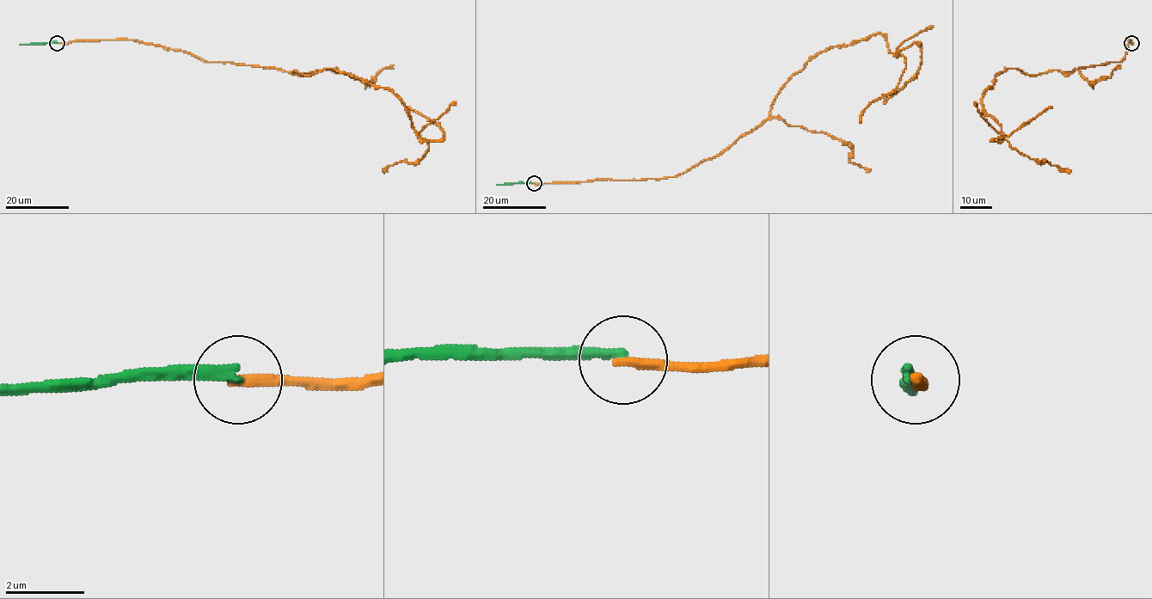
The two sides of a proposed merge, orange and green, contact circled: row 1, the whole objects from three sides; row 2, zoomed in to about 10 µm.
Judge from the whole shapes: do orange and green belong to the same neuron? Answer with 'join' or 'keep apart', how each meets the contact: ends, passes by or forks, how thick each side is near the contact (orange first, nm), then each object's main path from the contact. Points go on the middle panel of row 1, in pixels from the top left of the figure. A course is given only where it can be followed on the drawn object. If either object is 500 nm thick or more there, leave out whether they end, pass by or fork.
keep apart; orange ends; green ends; calibres 280 and 280 nm; course orange (534, 183), (676, 176), (762, 124), (818, 54), (877, 33), (890, 52), (920, 47), (919, 69), (883, 104); course green (534, 182), (496, 185)

